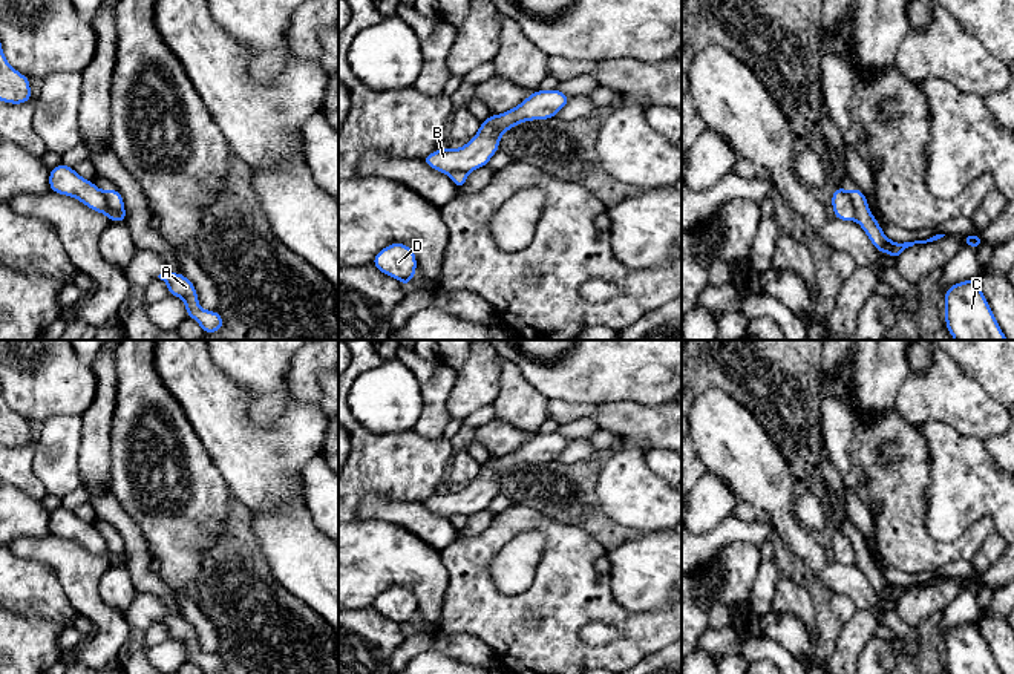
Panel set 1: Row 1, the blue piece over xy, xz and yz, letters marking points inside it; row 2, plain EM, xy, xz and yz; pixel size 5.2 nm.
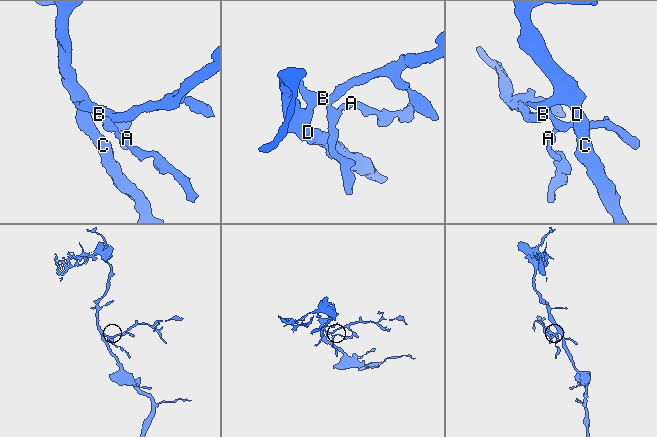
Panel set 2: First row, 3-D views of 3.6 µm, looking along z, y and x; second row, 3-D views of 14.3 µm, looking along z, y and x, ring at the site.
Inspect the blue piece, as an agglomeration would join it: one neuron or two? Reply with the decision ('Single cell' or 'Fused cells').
Fused cells

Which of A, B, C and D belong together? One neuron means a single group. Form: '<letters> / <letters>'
A / B C D

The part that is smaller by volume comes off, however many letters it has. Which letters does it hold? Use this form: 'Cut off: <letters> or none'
Cut off: A

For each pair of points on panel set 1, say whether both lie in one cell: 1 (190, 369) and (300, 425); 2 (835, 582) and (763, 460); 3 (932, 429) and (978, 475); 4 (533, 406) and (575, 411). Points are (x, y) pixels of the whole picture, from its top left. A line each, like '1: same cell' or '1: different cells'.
1: same cell
2: same cell
3: same cell
4: different cells

